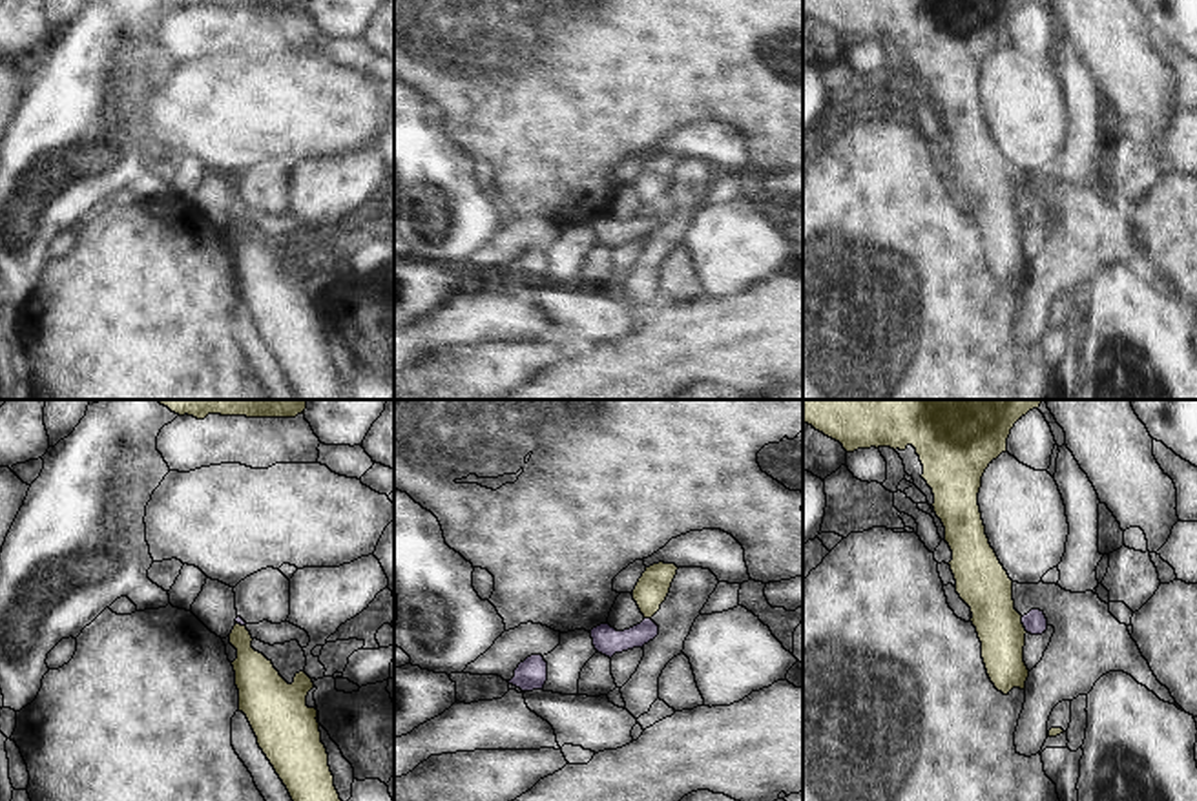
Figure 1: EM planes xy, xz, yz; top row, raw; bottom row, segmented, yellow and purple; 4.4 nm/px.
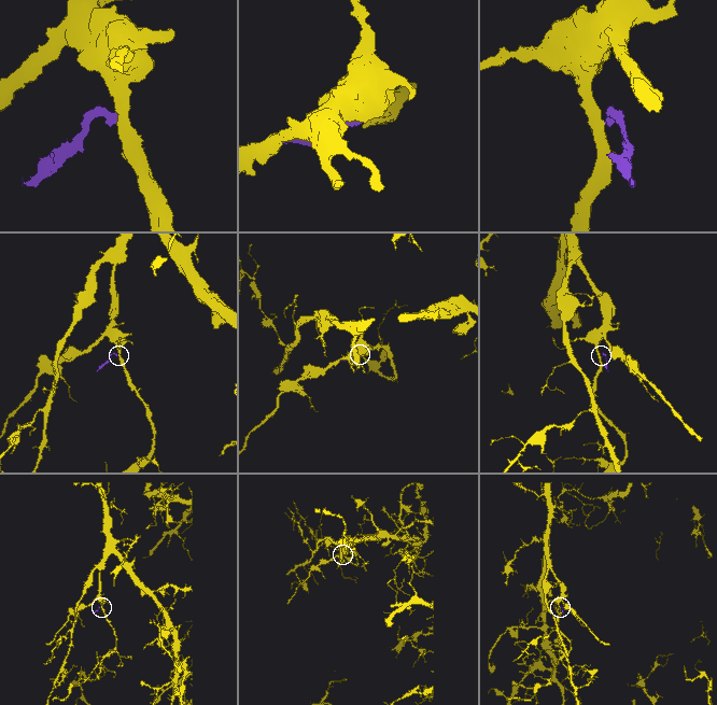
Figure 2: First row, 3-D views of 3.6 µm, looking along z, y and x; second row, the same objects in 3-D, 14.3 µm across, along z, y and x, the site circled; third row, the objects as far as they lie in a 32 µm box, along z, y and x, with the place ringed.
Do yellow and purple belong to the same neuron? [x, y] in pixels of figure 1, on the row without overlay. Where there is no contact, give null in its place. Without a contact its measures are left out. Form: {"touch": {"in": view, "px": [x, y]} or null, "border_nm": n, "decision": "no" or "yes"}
{"touch": {"in": "yz", "px": [1022, 216]}, "border_nm": 80, "decision": "no"}

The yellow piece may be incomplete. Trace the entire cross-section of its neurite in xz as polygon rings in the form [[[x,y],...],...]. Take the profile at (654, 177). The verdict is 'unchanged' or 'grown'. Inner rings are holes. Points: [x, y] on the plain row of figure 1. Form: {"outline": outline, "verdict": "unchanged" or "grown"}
{"outline": [[[659,153],[646,159],[639,170],[631,186],[644,210],[651,210],[661,201],[661,195],[670,184],[677,161],[679,159],[675,155]]], "verdict": "unchanged"}

